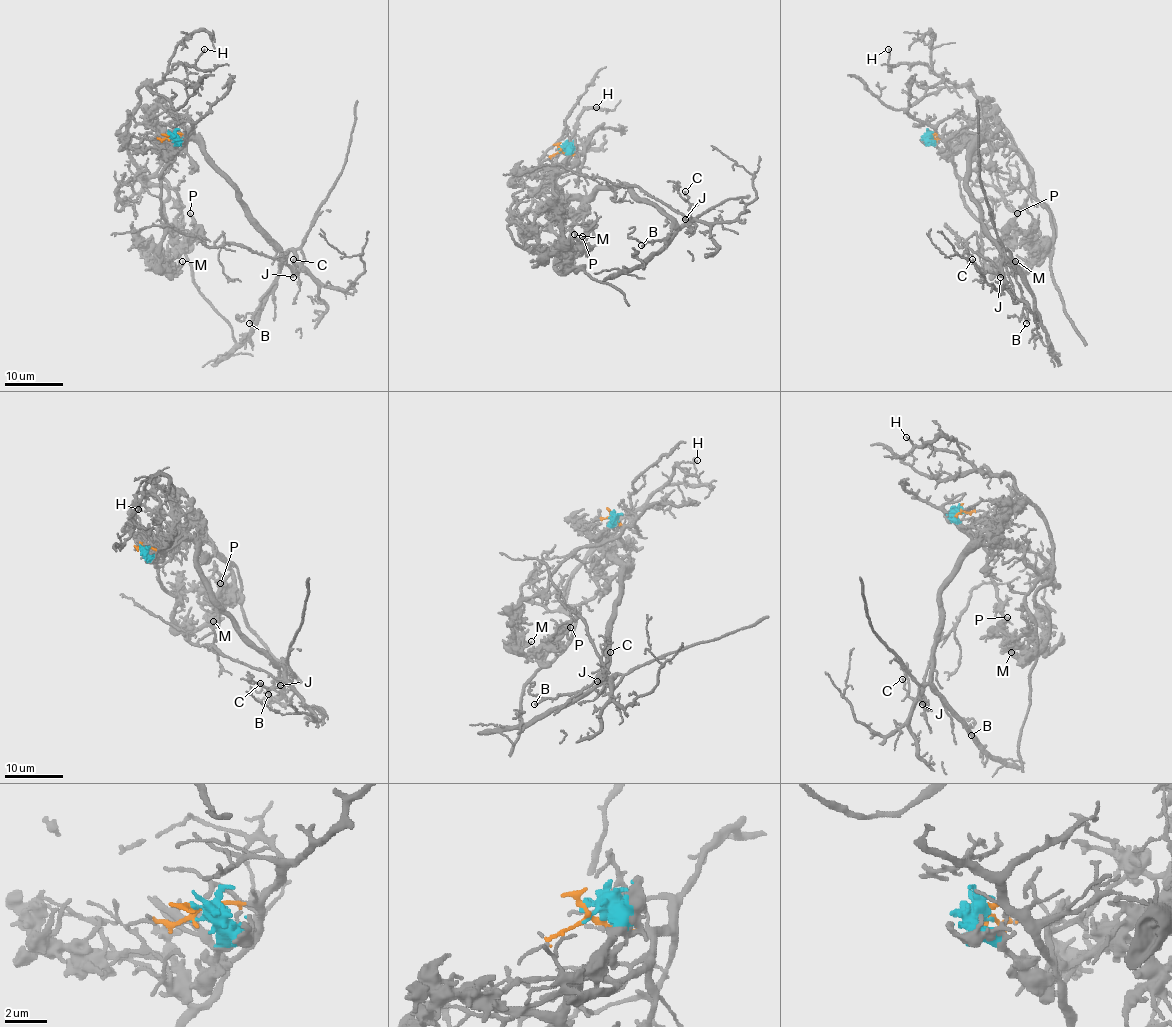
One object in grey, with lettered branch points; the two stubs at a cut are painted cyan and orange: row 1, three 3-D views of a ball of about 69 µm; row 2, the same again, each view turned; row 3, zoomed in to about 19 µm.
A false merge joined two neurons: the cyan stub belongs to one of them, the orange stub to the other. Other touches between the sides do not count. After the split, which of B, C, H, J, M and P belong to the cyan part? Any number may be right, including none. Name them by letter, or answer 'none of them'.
B, C, J

